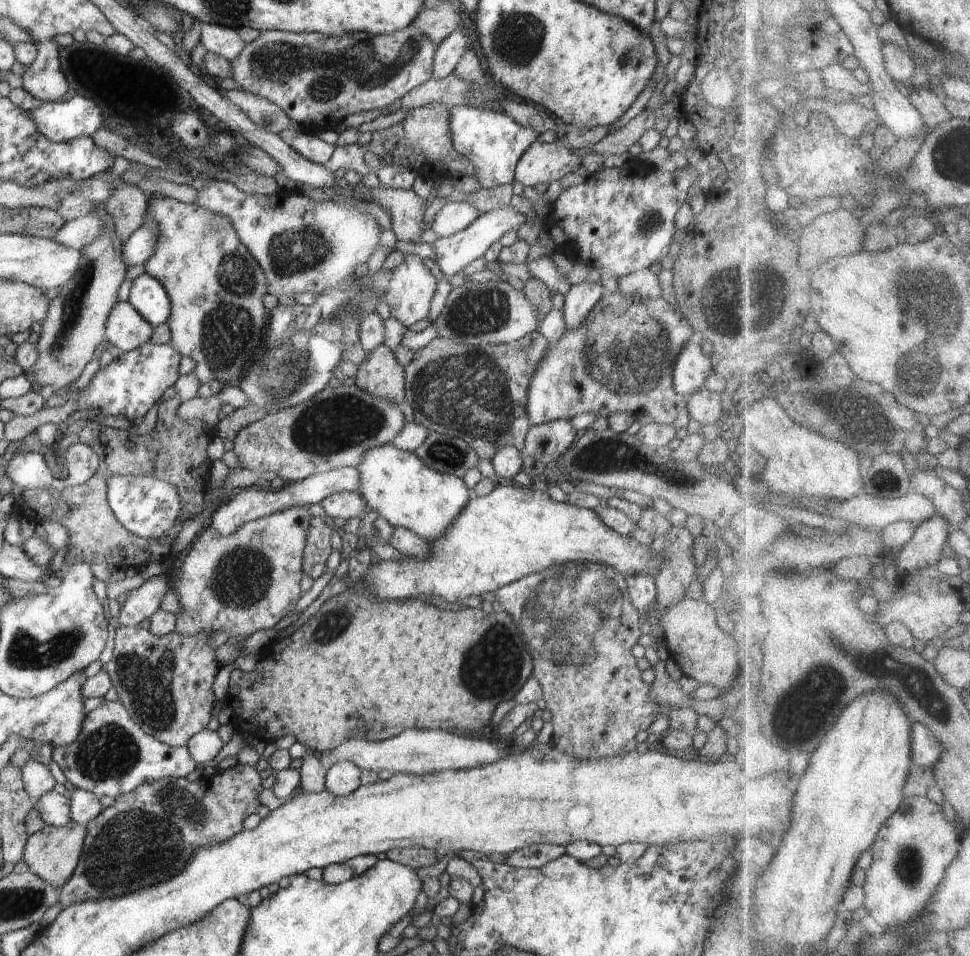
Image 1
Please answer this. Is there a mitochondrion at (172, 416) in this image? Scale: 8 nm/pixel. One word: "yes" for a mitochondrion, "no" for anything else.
no

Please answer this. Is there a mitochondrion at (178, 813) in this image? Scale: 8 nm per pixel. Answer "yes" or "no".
yes

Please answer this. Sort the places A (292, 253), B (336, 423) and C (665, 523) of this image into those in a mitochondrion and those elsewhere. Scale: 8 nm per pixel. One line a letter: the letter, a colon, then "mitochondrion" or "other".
A: mitochondrion
B: mitochondrion
C: other

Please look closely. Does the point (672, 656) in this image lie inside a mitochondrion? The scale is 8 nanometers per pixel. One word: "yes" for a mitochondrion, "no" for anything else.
no

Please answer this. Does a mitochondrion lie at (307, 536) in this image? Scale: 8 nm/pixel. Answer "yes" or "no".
no

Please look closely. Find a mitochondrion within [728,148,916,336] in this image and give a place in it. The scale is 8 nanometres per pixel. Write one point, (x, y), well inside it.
(762, 295)

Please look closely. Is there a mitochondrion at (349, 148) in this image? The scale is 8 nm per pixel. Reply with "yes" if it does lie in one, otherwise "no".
no

